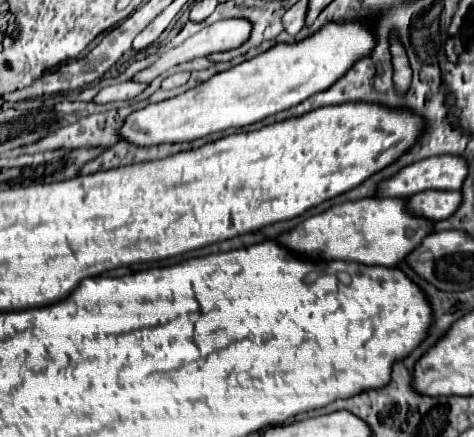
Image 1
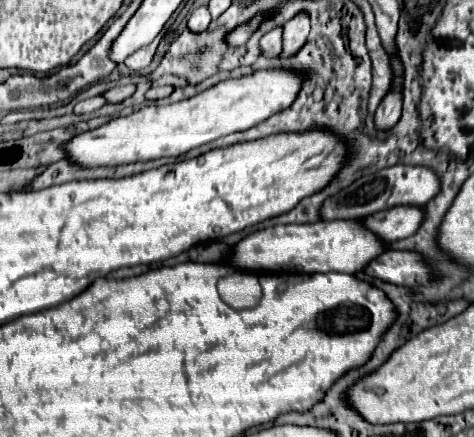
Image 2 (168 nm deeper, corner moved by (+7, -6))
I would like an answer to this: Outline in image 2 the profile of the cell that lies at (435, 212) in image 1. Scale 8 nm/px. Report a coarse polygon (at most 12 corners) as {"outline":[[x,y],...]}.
{"outline":[[396,206],[362,218],[384,242],[418,232],[426,210]]}

